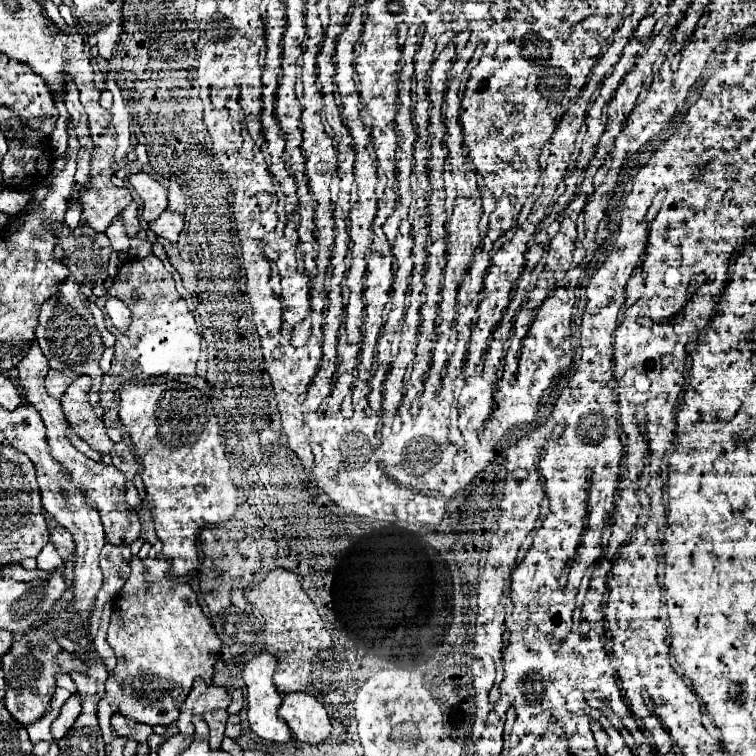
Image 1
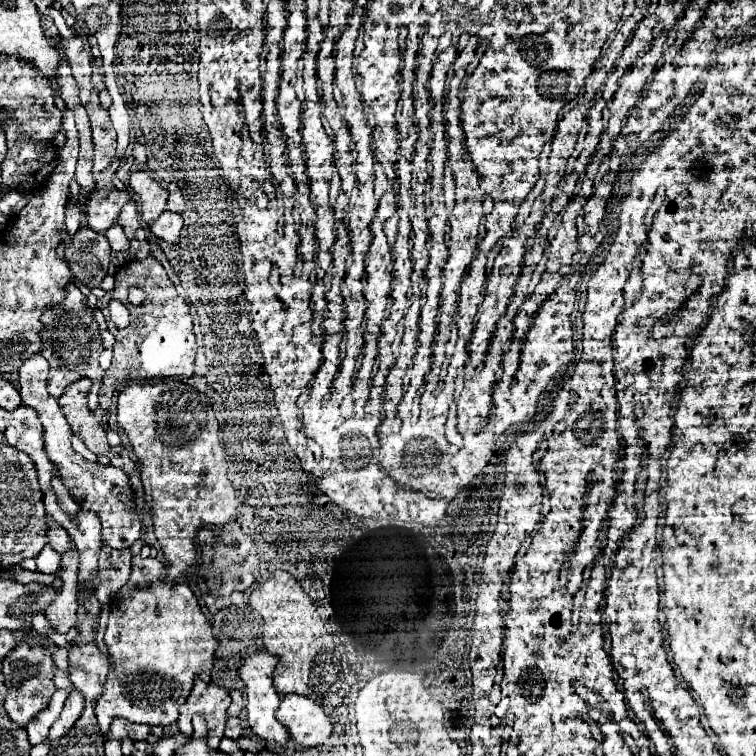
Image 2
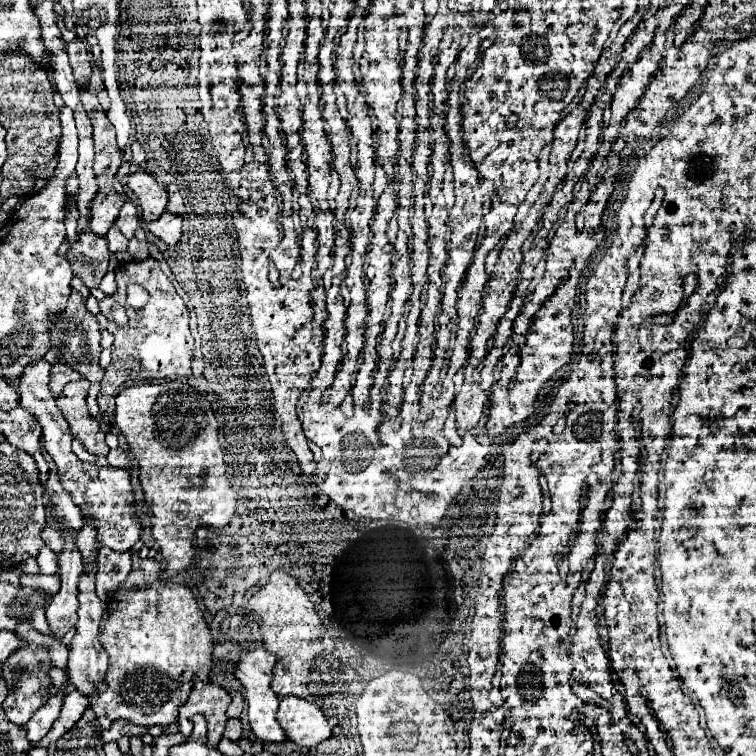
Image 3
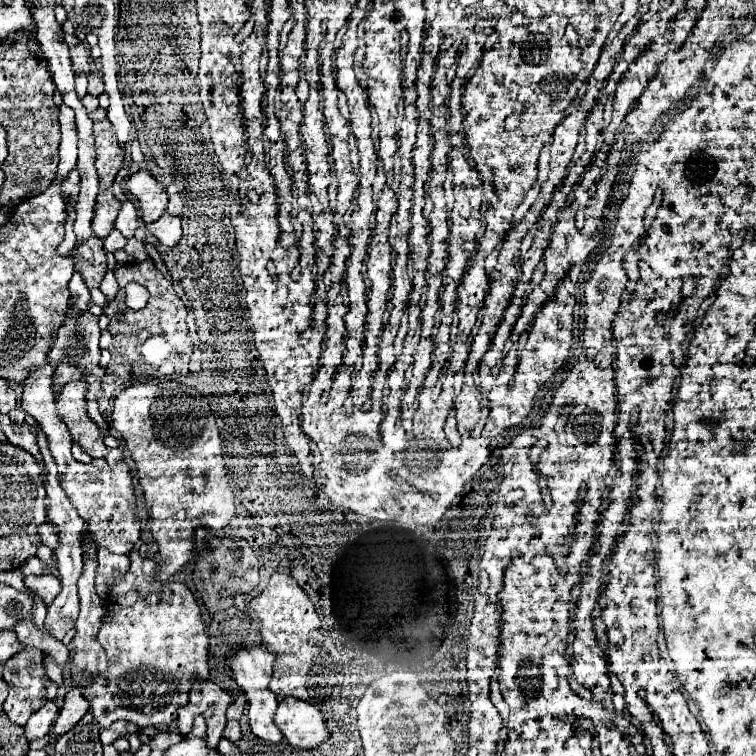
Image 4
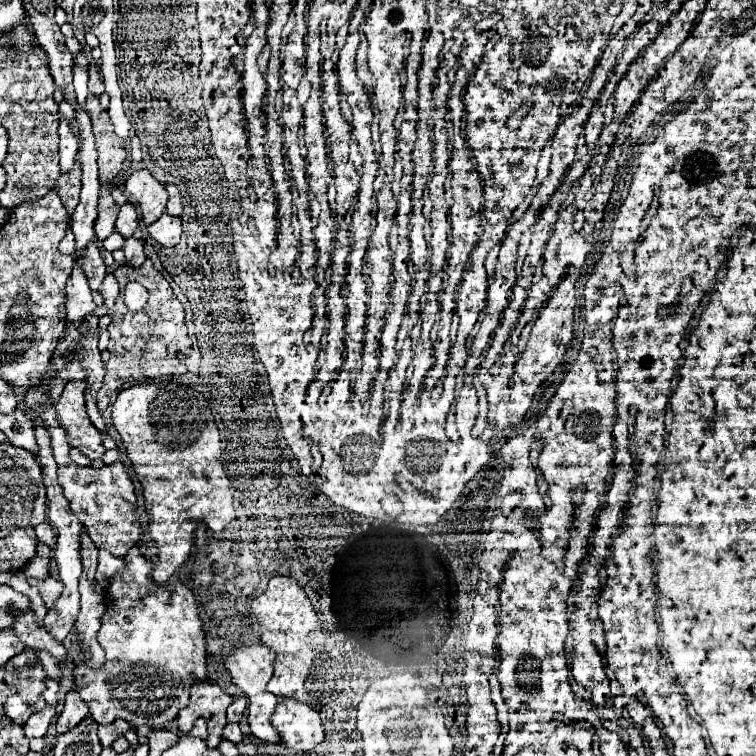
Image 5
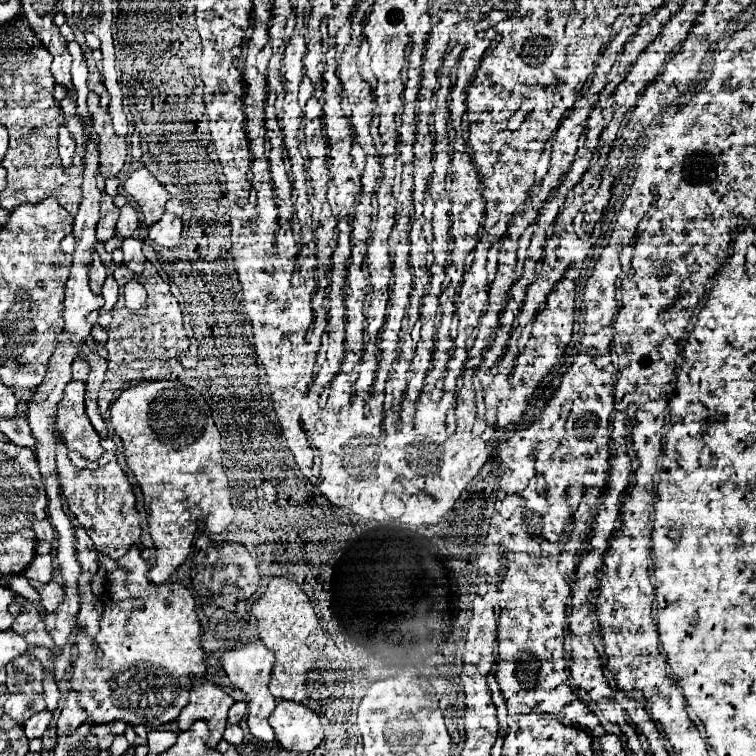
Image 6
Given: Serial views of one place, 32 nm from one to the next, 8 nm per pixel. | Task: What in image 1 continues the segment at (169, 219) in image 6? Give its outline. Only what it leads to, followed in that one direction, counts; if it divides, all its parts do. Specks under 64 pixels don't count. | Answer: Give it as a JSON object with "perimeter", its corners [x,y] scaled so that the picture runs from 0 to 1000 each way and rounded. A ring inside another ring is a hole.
{"perimeter":[[[217,278],[212,283],[209,291],[198,294],[198,302],[206,312],[214,312],[225,320],[233,320],[238,307],[241,307],[241,299],[243,299],[243,286],[235,283],[235,280],[228,280],[228,278]]]}

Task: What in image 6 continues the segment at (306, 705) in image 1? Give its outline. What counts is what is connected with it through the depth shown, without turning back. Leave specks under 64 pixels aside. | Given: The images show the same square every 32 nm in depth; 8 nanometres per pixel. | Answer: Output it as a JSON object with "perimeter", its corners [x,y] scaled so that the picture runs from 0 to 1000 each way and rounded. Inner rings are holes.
{"perimeter":[[[370,926],[360,942],[357,958],[365,979],[378,992],[413,995],[429,976],[423,947],[407,934],[386,926]]]}

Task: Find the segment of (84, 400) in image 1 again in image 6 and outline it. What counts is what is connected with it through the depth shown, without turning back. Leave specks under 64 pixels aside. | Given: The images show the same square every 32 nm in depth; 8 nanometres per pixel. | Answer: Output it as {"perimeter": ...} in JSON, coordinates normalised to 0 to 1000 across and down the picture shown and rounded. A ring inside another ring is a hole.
{"perimeter":[[[93,503],[85,513],[85,524],[77,532],[74,566],[79,569],[87,590],[103,595],[116,608],[130,608],[138,598],[132,590],[132,577],[119,561],[111,540],[111,505]]]}

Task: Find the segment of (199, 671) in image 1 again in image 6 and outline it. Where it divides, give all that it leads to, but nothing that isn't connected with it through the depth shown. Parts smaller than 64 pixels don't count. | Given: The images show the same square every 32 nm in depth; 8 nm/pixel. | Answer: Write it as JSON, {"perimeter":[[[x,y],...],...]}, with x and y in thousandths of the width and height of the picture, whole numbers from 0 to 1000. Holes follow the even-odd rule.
{"perimeter":[[[175,722],[161,738],[159,738],[161,749],[148,757],[143,762],[143,775],[140,775],[140,783],[138,783],[138,812],[132,817],[132,836],[127,839],[127,852],[135,857],[138,862],[138,873],[132,876],[132,889],[127,889],[127,878],[114,878],[111,876],[111,839],[103,836],[103,844],[101,844],[101,854],[106,860],[106,868],[103,873],[98,876],[98,886],[95,886],[95,910],[103,915],[103,926],[106,931],[116,939],[119,944],[119,952],[122,955],[130,955],[130,958],[140,958],[140,955],[151,955],[151,952],[164,952],[169,955],[172,960],[183,960],[183,958],[190,958],[201,966],[228,955],[235,950],[235,942],[249,931],[249,915],[257,905],[257,899],[267,899],[270,897],[270,889],[272,889],[272,881],[270,881],[270,857],[267,857],[267,833],[265,833],[265,820],[259,815],[259,796],[257,796],[257,788],[254,783],[241,775],[241,772],[228,772],[228,770],[217,770],[217,772],[201,772],[196,767],[196,757],[198,757],[198,746],[185,735],[185,728],[183,722]]]}

